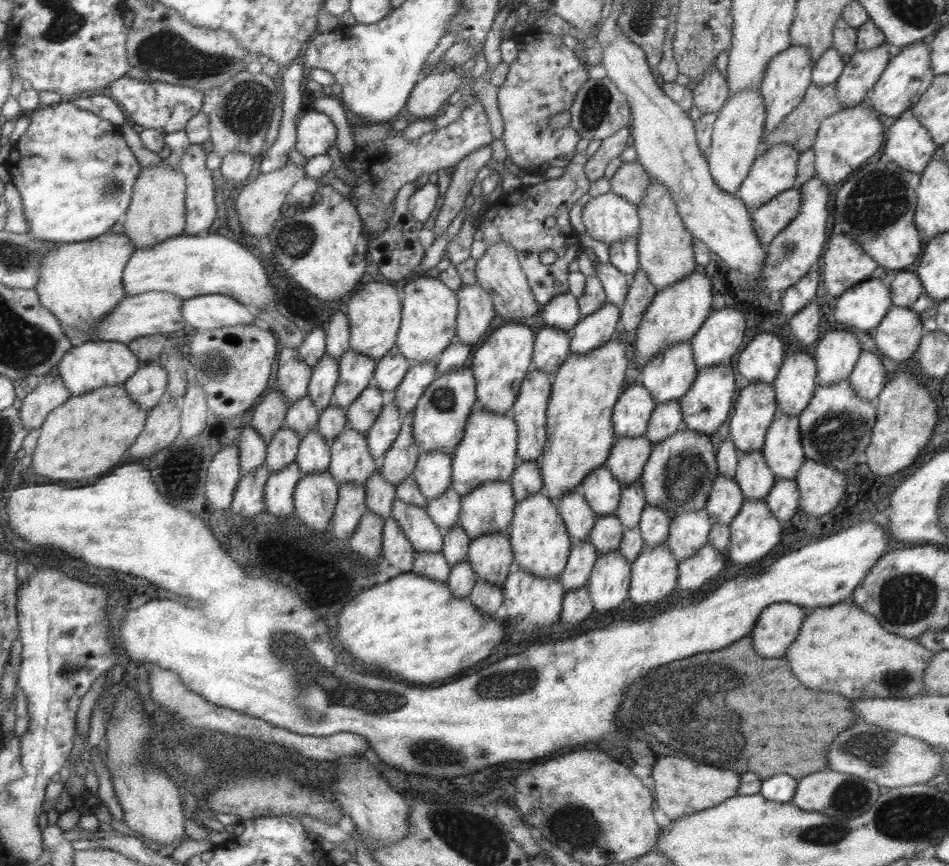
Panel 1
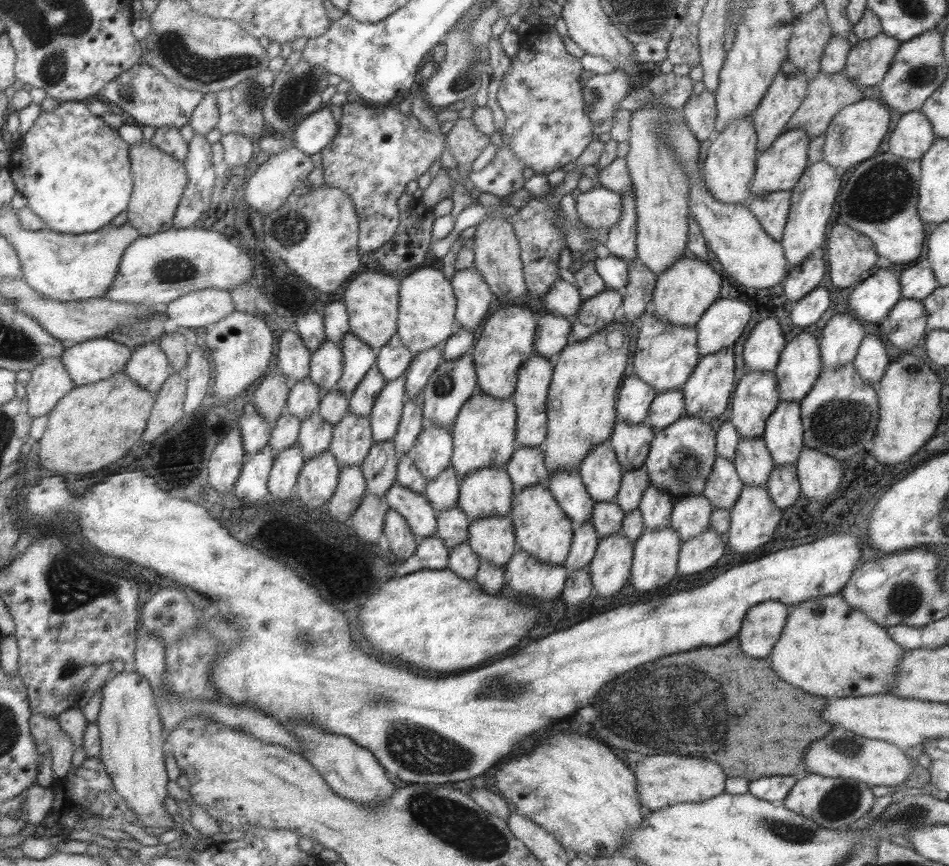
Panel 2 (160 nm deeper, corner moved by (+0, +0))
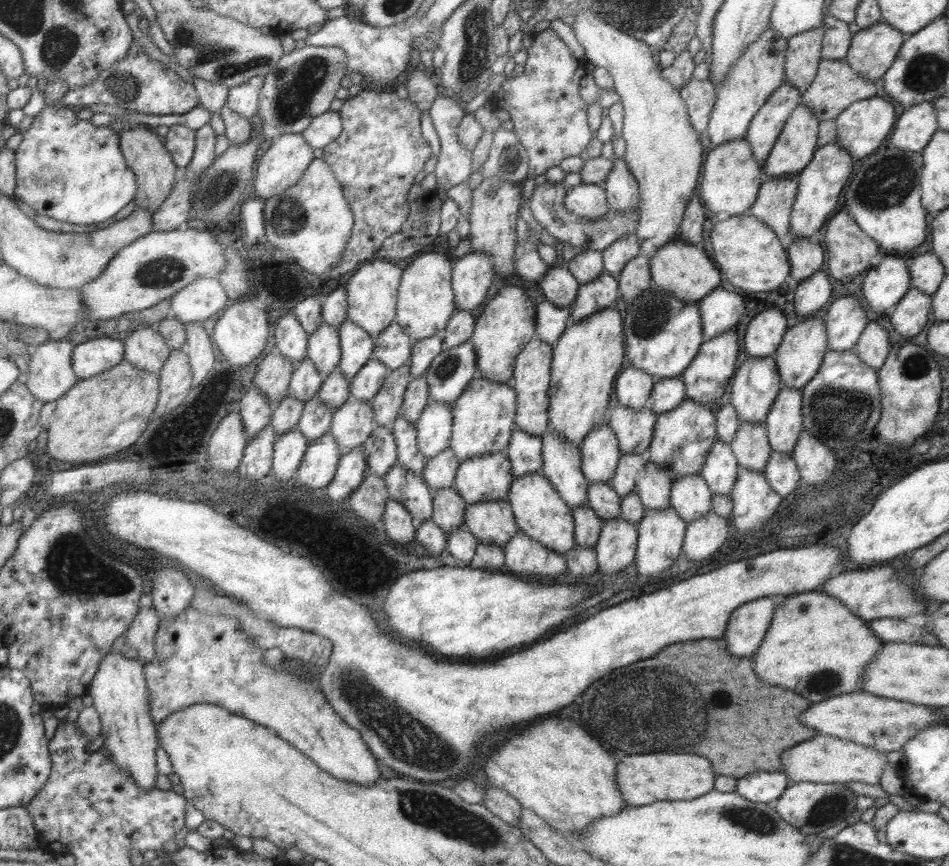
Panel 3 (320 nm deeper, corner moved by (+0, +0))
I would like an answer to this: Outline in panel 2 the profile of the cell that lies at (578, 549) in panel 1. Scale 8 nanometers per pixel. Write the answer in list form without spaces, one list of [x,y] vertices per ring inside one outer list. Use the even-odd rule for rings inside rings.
[[[585,520],[583,524],[572,530],[572,541],[566,560],[563,562],[563,568],[567,570],[568,574],[579,570],[579,568],[585,568],[591,562],[591,558],[595,556],[597,543],[599,537],[593,530],[593,524],[591,520]]]

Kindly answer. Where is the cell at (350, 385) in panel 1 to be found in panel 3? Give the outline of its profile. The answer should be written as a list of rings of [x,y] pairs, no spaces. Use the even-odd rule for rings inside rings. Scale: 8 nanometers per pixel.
[[[343,319],[338,326],[340,359],[337,370],[347,382],[370,358],[373,358],[373,338],[352,320]]]

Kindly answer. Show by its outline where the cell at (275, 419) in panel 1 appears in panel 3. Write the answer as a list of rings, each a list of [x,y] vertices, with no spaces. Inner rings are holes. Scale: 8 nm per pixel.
[[[275,350],[261,359],[251,384],[265,394],[271,409],[288,394],[288,384],[294,367],[288,358]]]

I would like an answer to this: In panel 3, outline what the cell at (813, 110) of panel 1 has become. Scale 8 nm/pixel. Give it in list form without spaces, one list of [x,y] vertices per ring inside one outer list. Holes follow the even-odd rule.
[[[821,57],[818,62],[816,76],[801,95],[801,103],[807,105],[807,108],[814,114],[819,121],[833,119],[852,102],[871,98],[875,95],[875,84],[861,74],[855,73],[848,66],[845,59],[827,60]]]

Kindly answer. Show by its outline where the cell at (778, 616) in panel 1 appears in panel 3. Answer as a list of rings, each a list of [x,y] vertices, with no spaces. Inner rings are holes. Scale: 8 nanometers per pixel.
[[[761,597],[744,602],[731,612],[722,636],[728,654],[750,657],[771,624],[774,608],[775,604],[768,597]]]

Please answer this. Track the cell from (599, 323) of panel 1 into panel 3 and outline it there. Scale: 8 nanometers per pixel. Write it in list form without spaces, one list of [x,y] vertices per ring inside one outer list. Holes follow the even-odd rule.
[[[605,271],[596,279],[578,285],[575,300],[570,306],[570,321],[582,321],[586,316],[605,307],[611,307],[618,298],[618,282]]]

